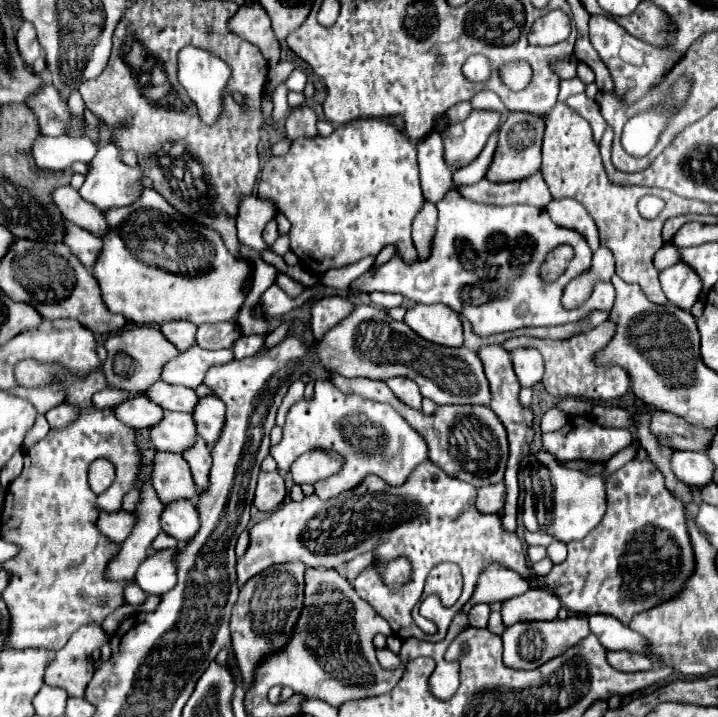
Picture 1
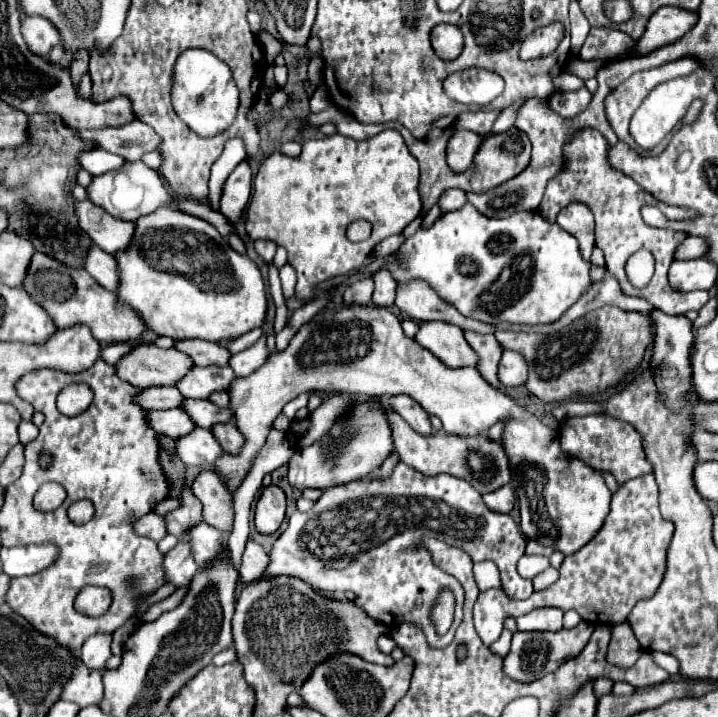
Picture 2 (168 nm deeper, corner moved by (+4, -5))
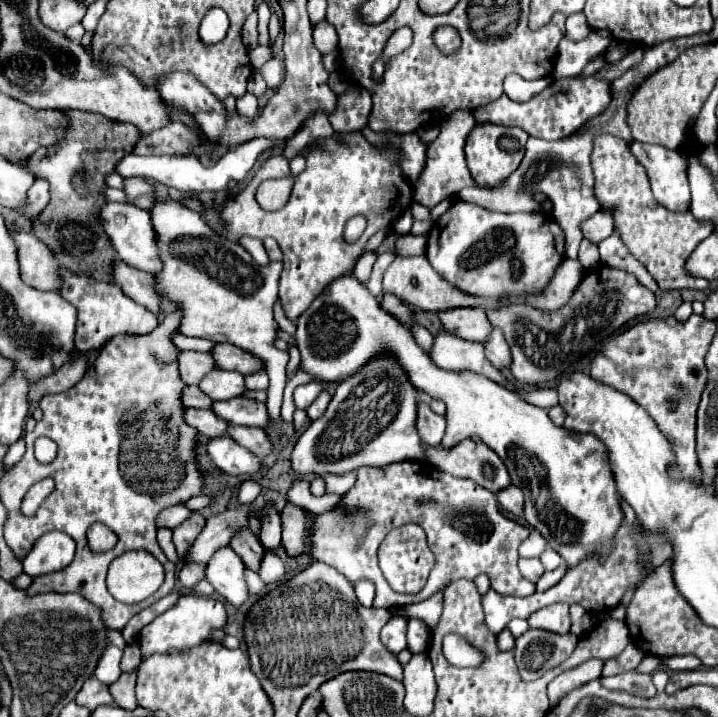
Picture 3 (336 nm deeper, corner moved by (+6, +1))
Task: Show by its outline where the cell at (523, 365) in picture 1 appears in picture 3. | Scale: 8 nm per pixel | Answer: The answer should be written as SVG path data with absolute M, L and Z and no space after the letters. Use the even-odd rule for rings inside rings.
M492 328L490 332L490 338L484 342L484 352L486 352L486 358L498 368L498 370L504 370L510 366L510 346L502 334L502 330L498 328Z

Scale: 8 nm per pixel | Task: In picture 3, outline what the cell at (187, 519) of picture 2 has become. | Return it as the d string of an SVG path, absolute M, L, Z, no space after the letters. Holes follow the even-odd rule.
M194 512L186 522L182 522L180 526L174 528L174 546L176 546L176 552L182 560L182 554L186 554L186 550L190 550L190 542L194 542L194 538L198 536L198 530L202 530L204 526L204 516L198 512Z

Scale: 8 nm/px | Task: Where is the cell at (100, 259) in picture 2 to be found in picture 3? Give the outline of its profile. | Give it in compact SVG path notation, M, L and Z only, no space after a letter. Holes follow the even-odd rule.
M116 262L114 268L114 280L122 288L126 296L130 296L134 302L146 306L150 312L160 314L160 302L162 294L156 288L156 278L154 274L136 270L124 262Z

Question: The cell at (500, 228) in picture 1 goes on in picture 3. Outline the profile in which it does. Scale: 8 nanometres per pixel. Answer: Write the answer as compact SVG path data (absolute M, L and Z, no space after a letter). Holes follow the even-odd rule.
M456 200L428 234L426 256L444 280L468 294L500 296L546 286L564 258L564 232L546 212L500 214Z

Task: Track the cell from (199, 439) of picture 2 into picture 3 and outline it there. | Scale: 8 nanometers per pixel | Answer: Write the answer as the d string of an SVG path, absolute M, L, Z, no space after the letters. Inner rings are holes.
M228 436L210 438L208 454L222 472L232 476L254 476L262 470L262 460Z

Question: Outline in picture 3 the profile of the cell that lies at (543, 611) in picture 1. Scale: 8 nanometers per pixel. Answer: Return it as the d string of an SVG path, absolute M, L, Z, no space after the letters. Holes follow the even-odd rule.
M552 604L528 618L532 628L542 628L554 634L566 634L570 632L570 612L568 604Z

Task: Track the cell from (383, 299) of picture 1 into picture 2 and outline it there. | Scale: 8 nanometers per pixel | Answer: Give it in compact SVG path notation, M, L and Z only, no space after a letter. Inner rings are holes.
M378 272L374 280L374 294L372 294L372 304L376 306L392 306L392 300L396 298L396 284L390 280L392 276L388 272Z

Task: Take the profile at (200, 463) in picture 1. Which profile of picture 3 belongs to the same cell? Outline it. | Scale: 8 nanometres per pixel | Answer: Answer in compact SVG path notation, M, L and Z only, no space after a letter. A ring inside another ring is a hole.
M246 528L246 530L242 530L234 536L232 550L242 558L246 568L250 568L252 572L260 572L260 562L264 558L264 548L262 548L262 544L258 542L256 534L250 528Z

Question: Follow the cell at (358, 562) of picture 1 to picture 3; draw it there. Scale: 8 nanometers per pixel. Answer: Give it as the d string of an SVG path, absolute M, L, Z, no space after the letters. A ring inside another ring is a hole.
M366 580L356 582L356 584L354 584L354 590L356 590L356 596L358 596L358 600L360 600L362 606L372 606L372 602L374 602L374 592L376 592L372 582L366 582Z

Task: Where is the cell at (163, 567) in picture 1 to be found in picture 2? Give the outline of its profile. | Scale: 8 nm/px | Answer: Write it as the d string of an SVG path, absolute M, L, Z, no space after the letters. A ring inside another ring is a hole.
M178 542L168 554L164 554L162 562L166 582L174 582L176 586L186 586L196 574L196 562L192 560L188 542Z

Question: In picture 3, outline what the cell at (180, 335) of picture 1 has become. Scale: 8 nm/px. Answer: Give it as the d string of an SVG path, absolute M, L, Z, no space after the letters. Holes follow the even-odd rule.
M226 342L224 344L216 344L216 348L212 350L212 356L214 356L218 368L234 370L234 372L240 372L244 376L262 368L262 360L260 358L240 350L238 346L230 346Z

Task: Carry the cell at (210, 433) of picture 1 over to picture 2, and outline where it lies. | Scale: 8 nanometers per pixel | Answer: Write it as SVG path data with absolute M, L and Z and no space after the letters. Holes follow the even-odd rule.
M230 420L228 424L216 424L216 426L212 426L210 430L212 430L212 434L216 436L216 440L218 440L218 444L222 446L224 452L236 454L236 452L240 450L244 438L242 438L242 434L238 432L238 428L234 426L232 420Z

